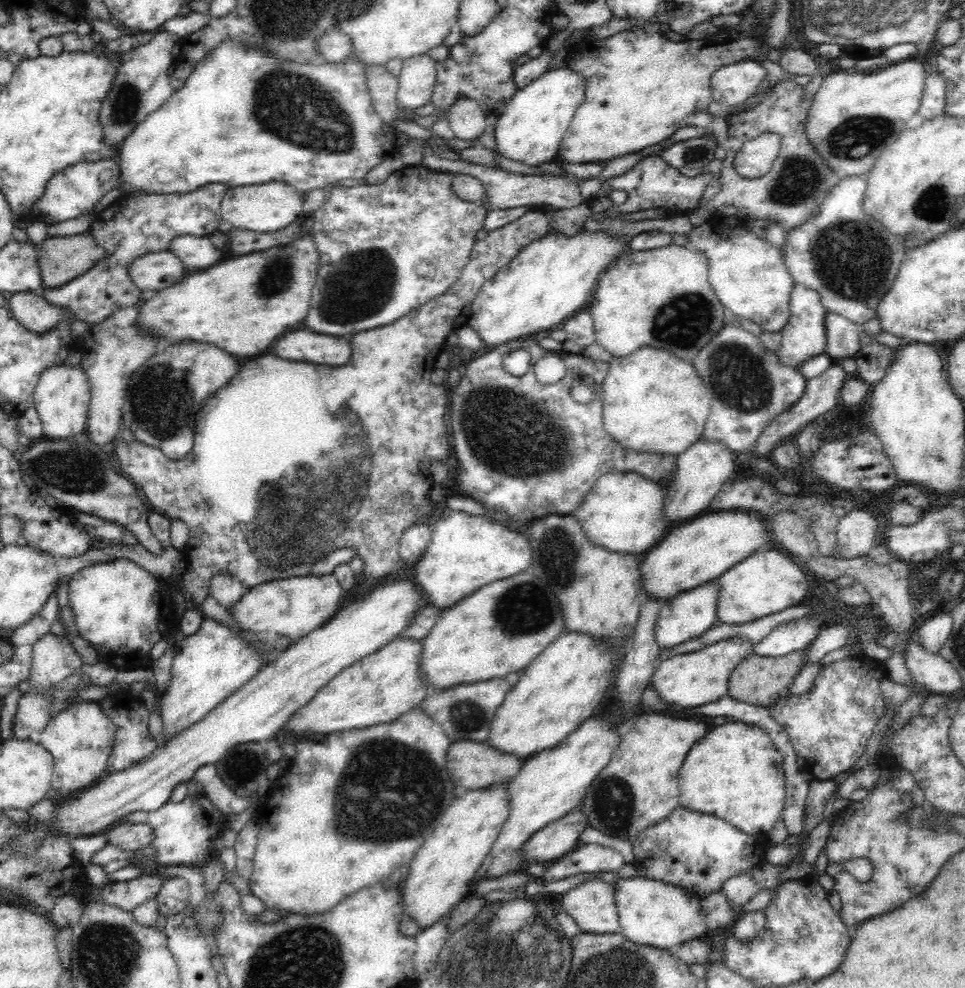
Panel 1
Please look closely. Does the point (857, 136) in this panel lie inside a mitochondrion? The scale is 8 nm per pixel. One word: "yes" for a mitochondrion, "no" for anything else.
yes

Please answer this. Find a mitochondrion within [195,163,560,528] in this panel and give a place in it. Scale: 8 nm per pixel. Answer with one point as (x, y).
(361, 285)

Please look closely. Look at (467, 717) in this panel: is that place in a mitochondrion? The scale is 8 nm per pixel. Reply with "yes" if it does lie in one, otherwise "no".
yes

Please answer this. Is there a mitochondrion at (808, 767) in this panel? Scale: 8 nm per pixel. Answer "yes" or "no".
no

